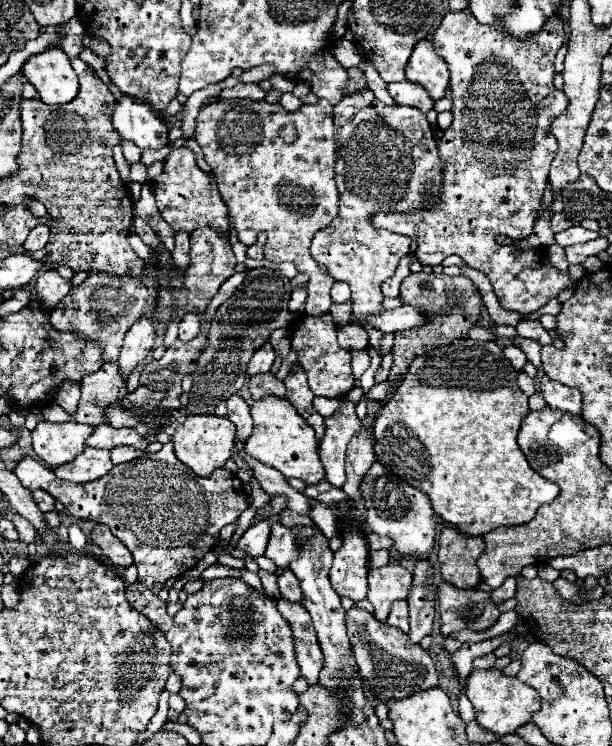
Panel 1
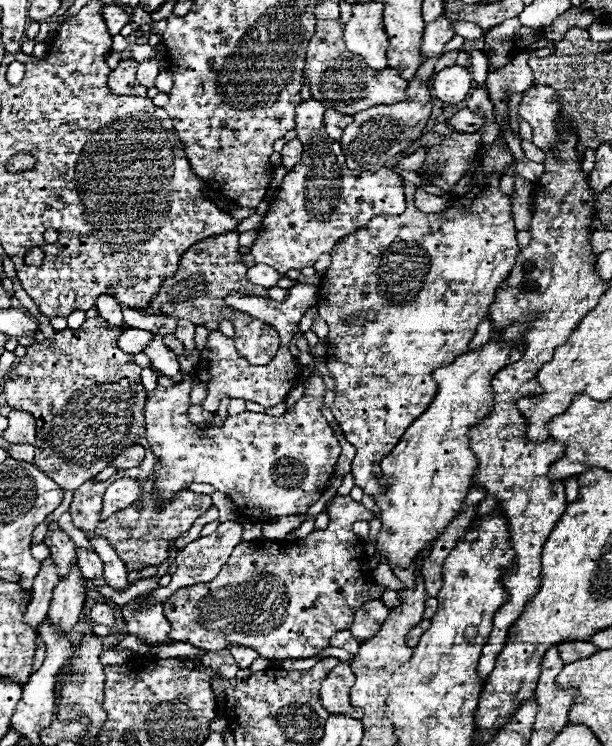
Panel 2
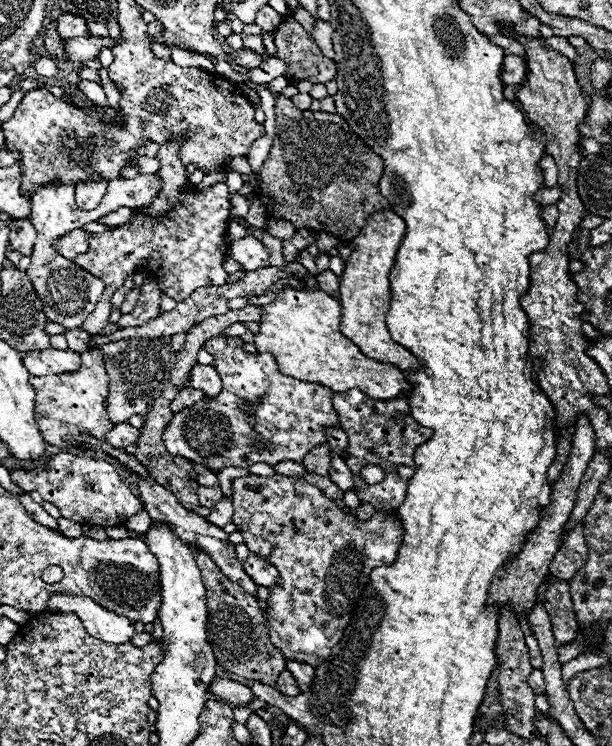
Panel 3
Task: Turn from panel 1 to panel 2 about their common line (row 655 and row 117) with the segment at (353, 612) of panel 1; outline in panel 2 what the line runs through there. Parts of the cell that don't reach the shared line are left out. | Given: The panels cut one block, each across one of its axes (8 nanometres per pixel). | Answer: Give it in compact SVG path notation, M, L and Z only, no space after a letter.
M412 80L408 84L406 100L396 104L382 104L368 108L366 112L358 112L354 116L354 122L342 130L340 146L346 156L346 164L350 170L378 170L382 168L390 158L394 158L400 152L406 152L414 140L422 136L422 130L426 126L426 120L432 112L432 96L426 84L420 84L420 80Z

